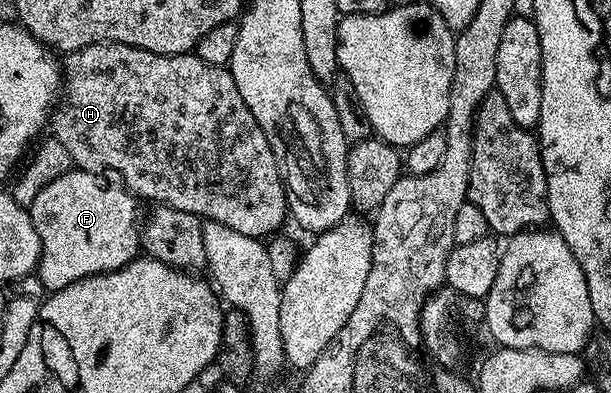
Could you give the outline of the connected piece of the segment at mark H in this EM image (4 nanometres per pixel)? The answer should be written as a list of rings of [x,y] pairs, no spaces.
[[[117,42],[87,44],[63,59],[64,97],[51,113],[50,132],[69,152],[77,169],[97,174],[113,172],[129,193],[157,196],[171,208],[192,212],[204,220],[217,220],[242,234],[268,238],[279,233],[276,231],[290,216],[290,196],[282,168],[262,126],[250,114],[250,106],[242,102],[227,67],[204,64],[195,54],[163,56]]]

